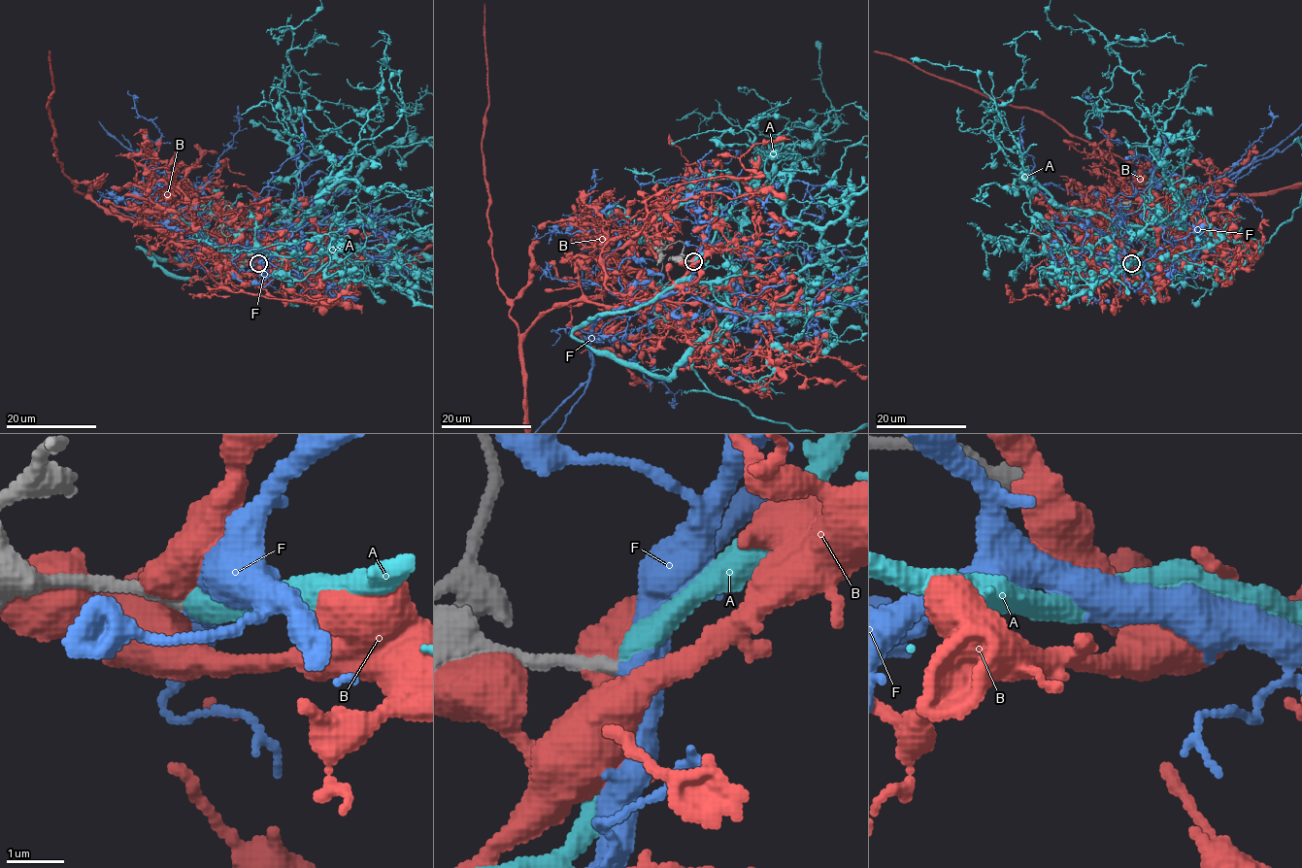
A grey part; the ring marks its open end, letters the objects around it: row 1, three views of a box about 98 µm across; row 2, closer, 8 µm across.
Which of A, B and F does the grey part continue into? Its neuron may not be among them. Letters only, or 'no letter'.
F

